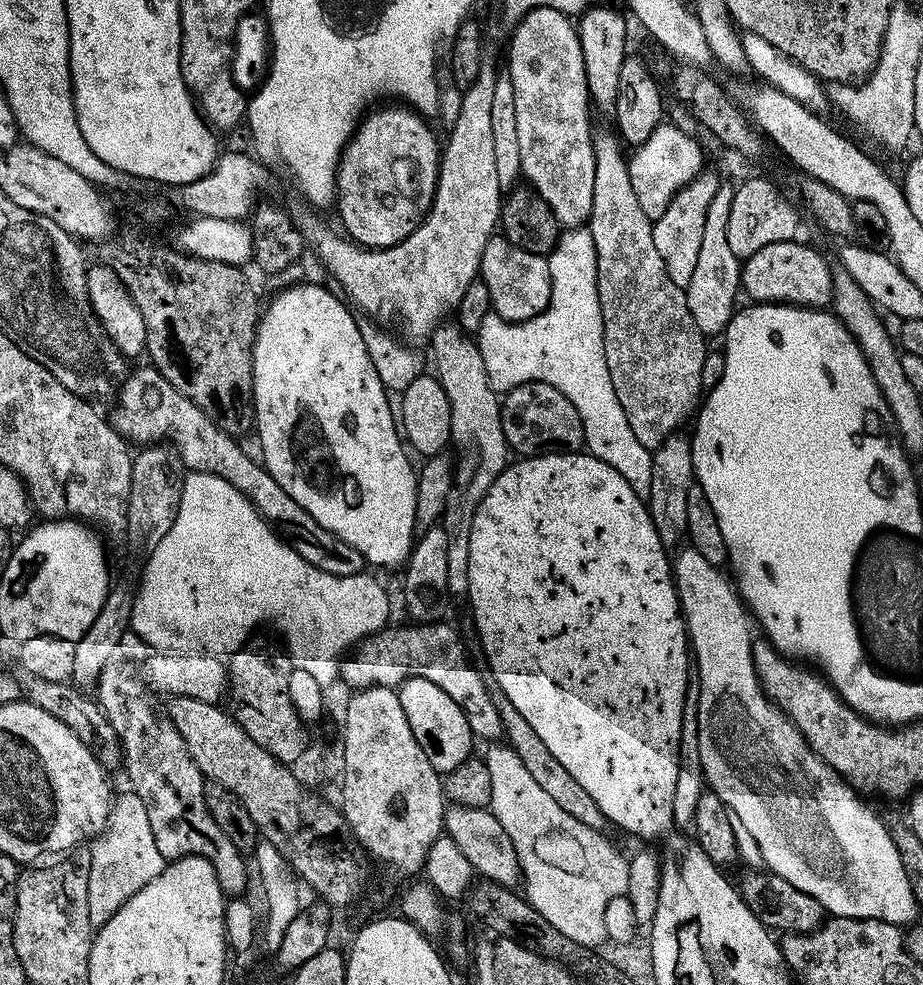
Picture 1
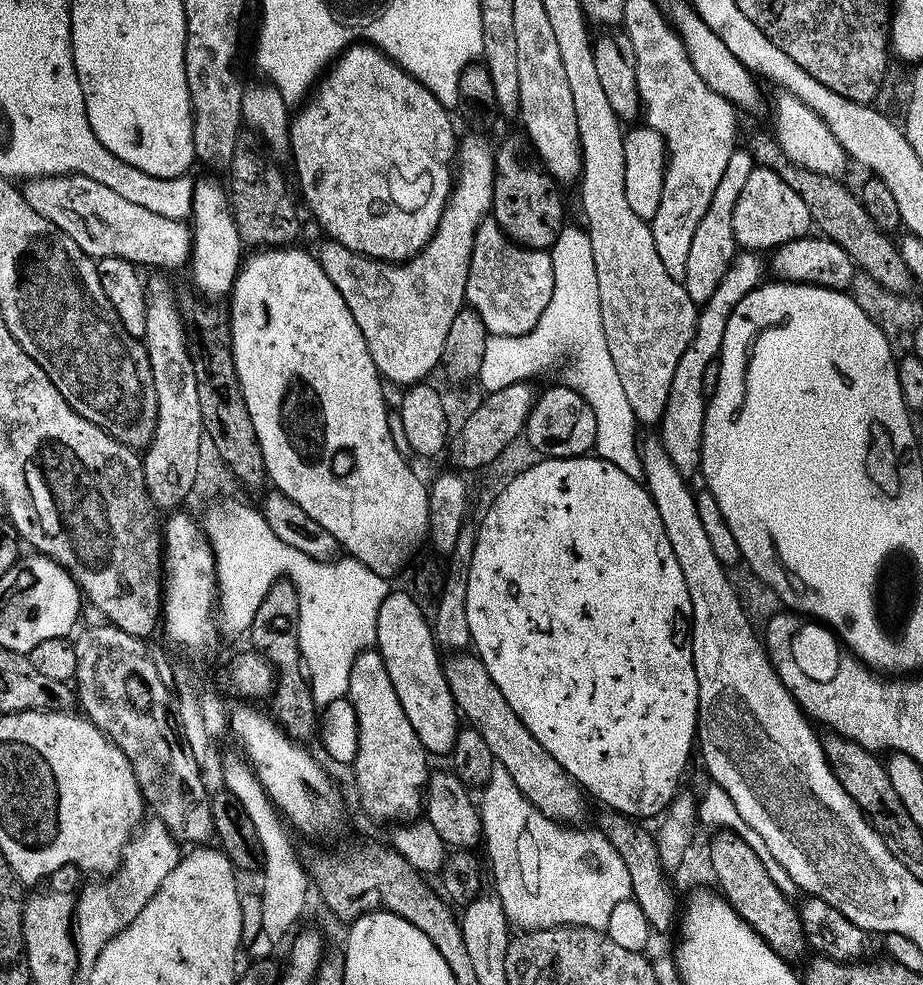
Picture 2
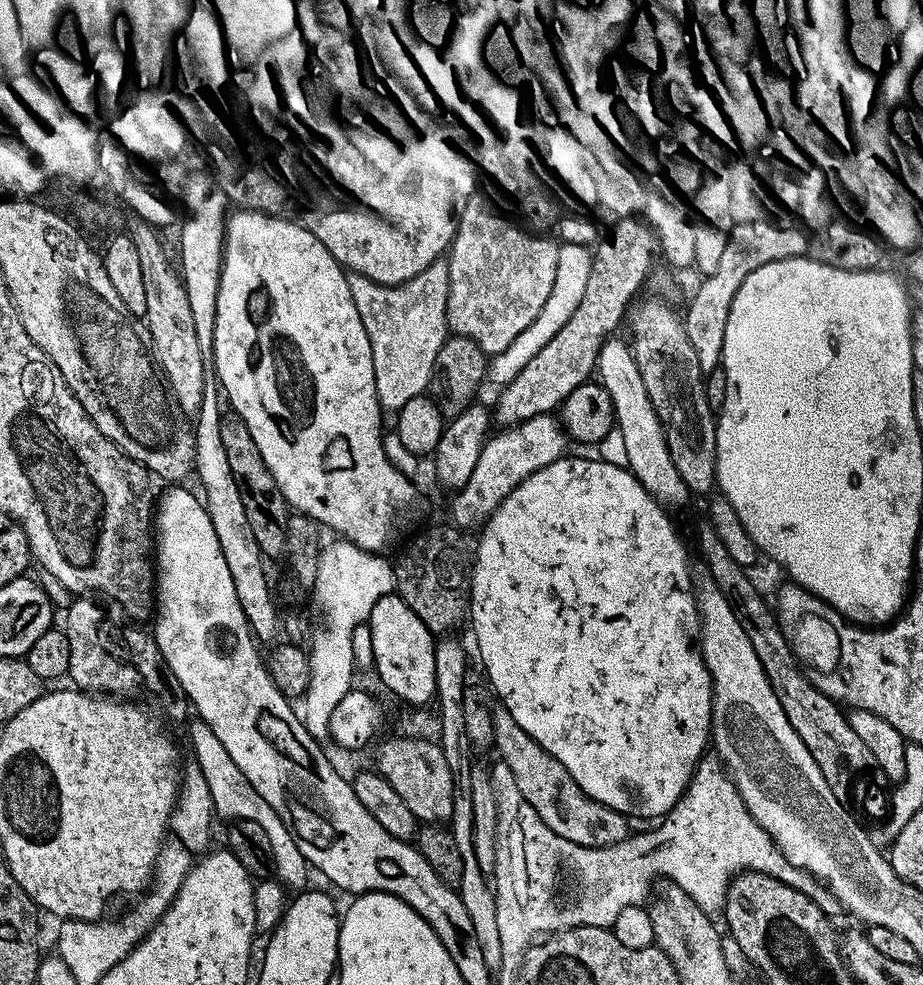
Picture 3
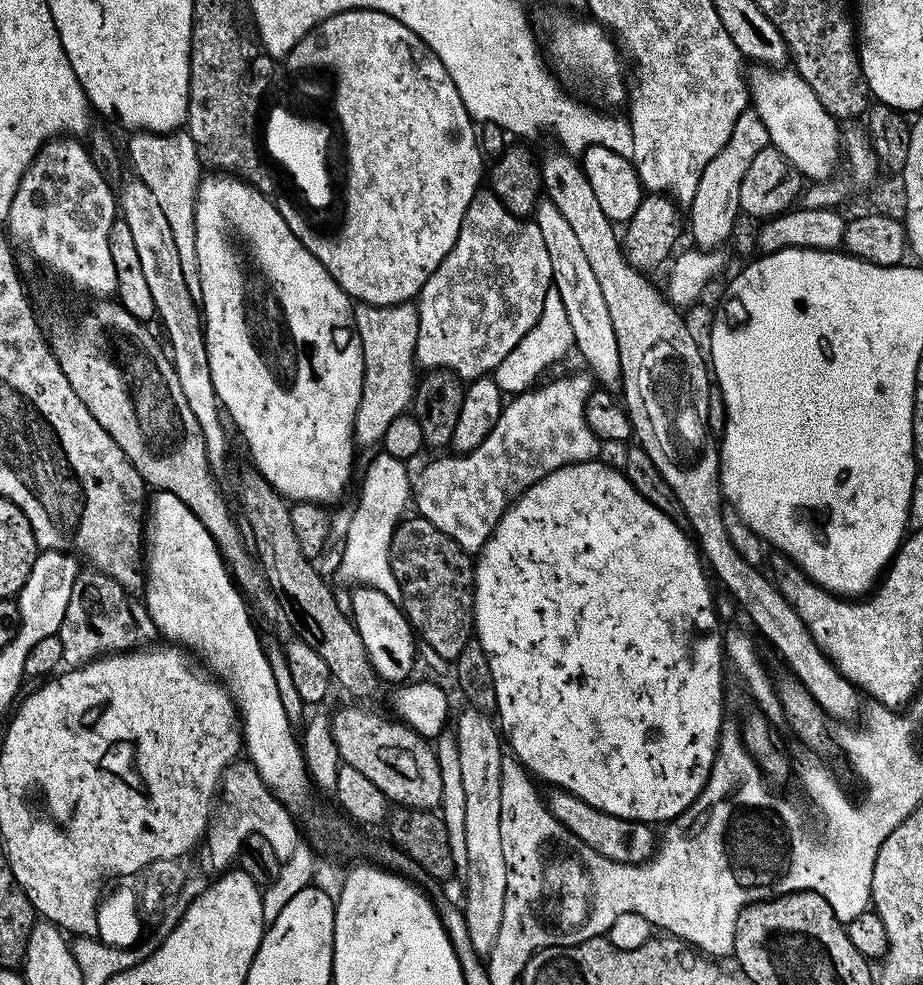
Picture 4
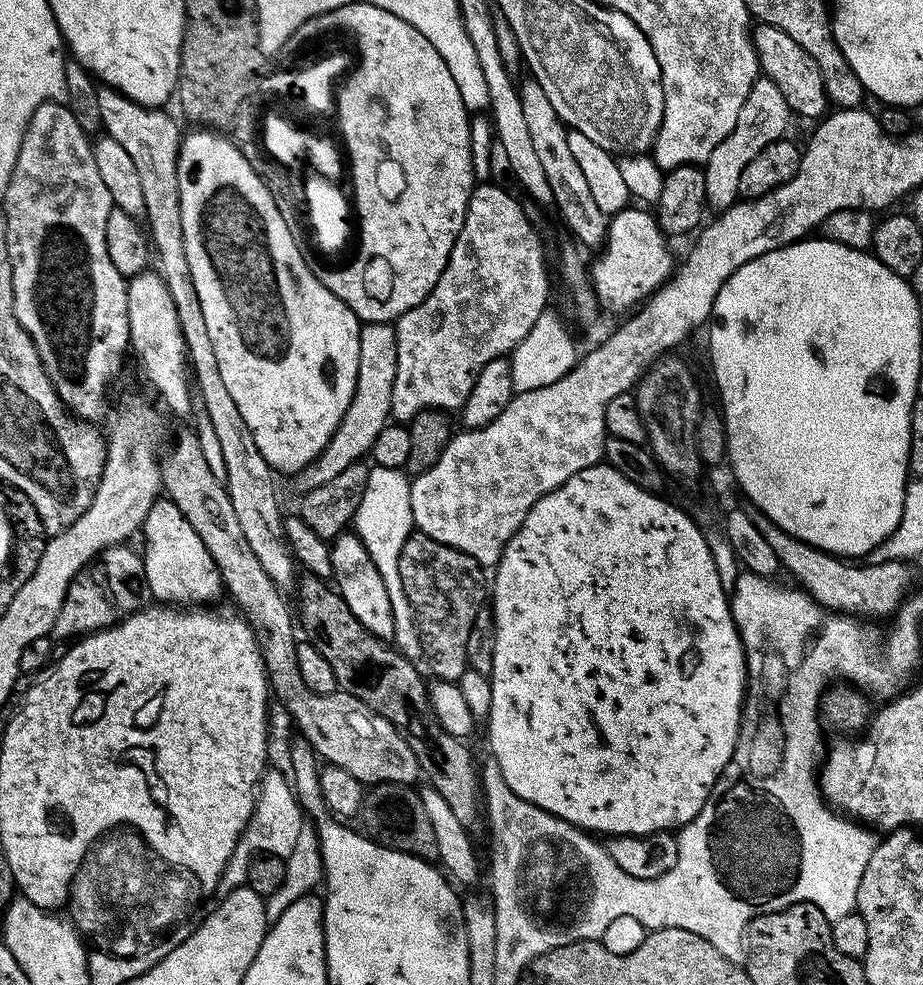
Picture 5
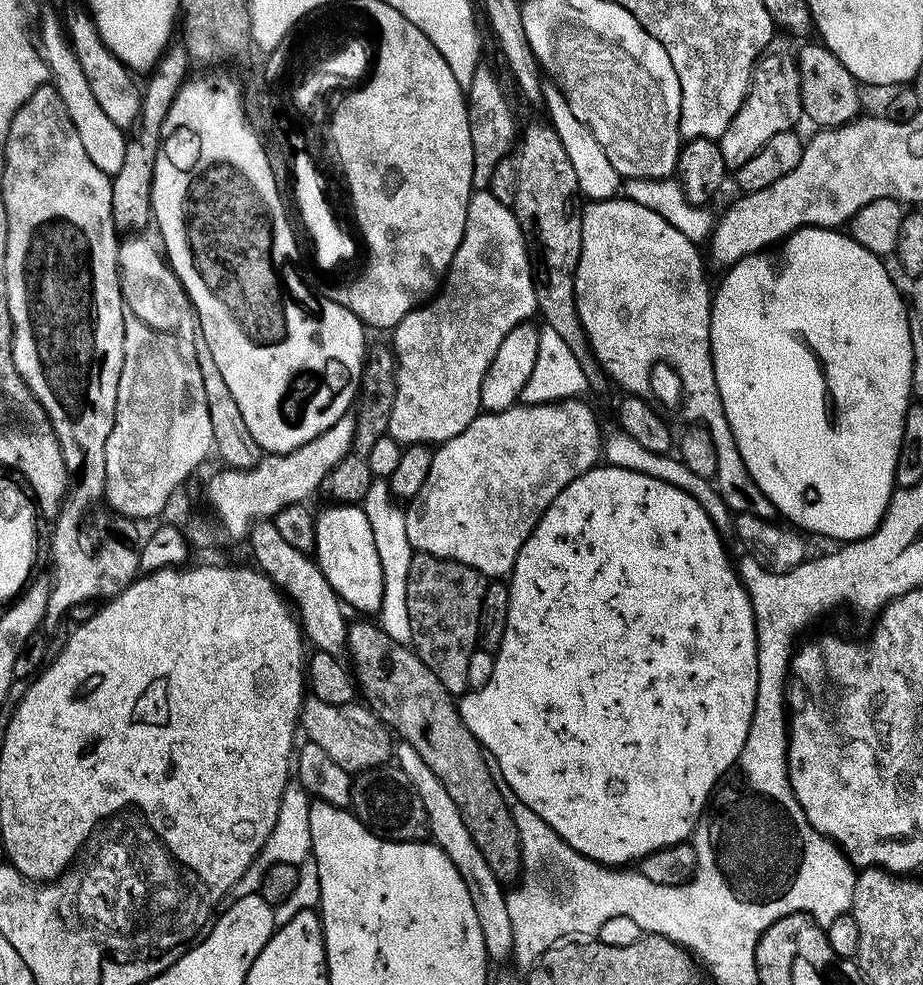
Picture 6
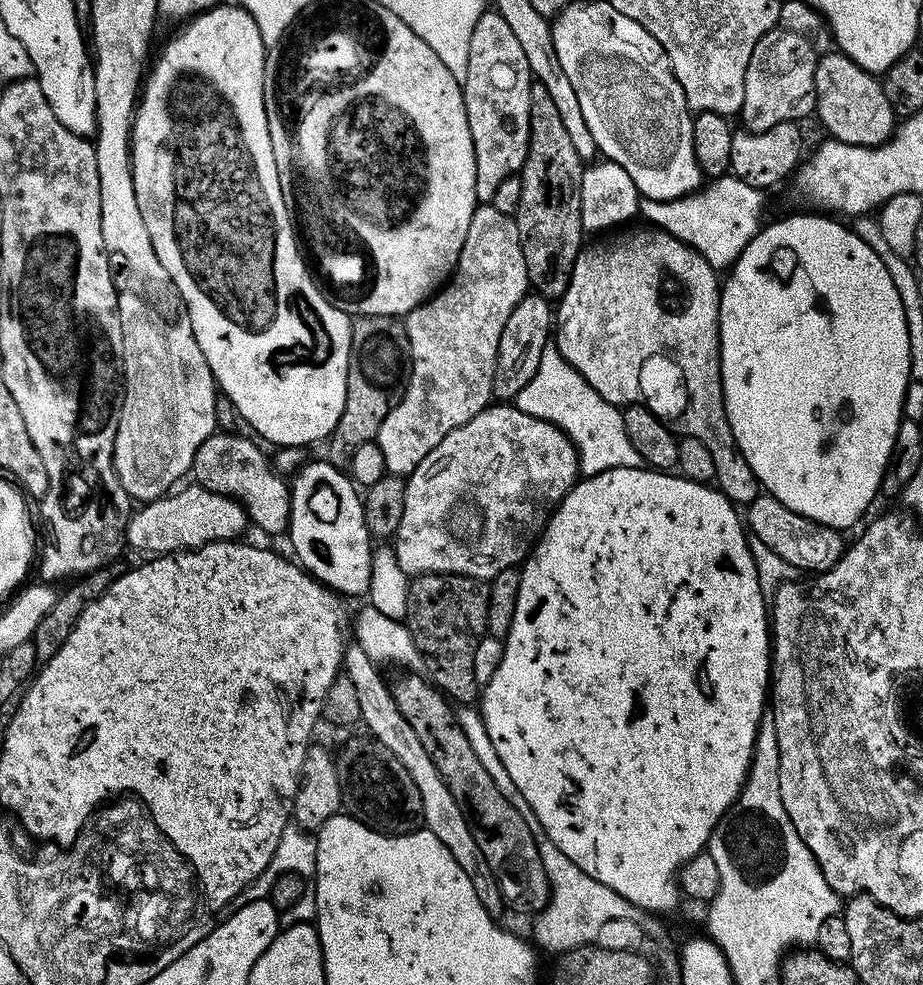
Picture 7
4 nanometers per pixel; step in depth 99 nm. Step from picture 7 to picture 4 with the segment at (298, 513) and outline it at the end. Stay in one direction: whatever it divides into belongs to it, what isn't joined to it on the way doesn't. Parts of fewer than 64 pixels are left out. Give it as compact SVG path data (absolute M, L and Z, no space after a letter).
M363 586L353 587L352 592L352 608L350 607L350 615L352 622L362 638L363 645L366 646L367 656L371 660L371 664L375 668L375 672L379 674L381 681L391 684L400 684L407 681L413 673L416 666L416 643L415 635L412 631L412 625L409 623L407 616L404 615L404 609L399 603L390 598L386 598L386 594L382 594L382 590L374 590Z

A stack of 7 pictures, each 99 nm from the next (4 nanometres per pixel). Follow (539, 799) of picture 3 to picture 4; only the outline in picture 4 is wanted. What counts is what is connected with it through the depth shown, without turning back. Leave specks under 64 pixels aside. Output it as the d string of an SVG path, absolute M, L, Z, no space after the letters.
M553 787L546 803L550 814L558 818L558 822L574 838L578 838L590 850L602 854L602 858L610 858L619 864L645 864L651 860L652 853L656 851L658 843L657 833L652 833L652 824L642 820L627 820L618 818L614 814L606 814L570 794L565 788Z

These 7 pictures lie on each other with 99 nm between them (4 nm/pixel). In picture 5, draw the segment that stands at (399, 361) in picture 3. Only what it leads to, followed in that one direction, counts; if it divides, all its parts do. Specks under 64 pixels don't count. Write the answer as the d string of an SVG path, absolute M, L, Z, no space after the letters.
M391 323L364 324L358 338L358 378L354 398L346 414L338 422L330 442L324 447L323 454L307 470L295 477L301 493L322 486L323 483L342 474L346 466L361 463L371 453L375 439L389 423L392 414L392 391L397 370L398 346L395 327Z

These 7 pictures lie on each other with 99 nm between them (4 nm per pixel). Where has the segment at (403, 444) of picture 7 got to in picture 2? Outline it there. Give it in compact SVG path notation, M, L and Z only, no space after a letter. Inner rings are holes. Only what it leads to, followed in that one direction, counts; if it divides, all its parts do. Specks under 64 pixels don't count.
M492 218L483 220L474 234L474 246L470 254L470 270L464 290L467 307L477 312L485 323L486 330L493 336L526 334L538 322L542 310L546 310L546 304L550 302L554 291L554 282L551 278L545 279L545 269L543 272L536 265L543 263L548 266L550 262L551 251L516 244ZM515 256L521 256L524 261L520 264L521 269L516 268L511 272L511 260ZM543 276L544 284L540 281Z

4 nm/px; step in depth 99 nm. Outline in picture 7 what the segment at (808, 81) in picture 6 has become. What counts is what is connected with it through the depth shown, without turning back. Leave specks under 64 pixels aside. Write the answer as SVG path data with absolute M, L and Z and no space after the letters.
M830 50L820 57L814 70L814 90L815 115L820 116L820 124L831 139L872 148L876 144L884 144L893 135L898 117L886 98L883 83L843 52Z

